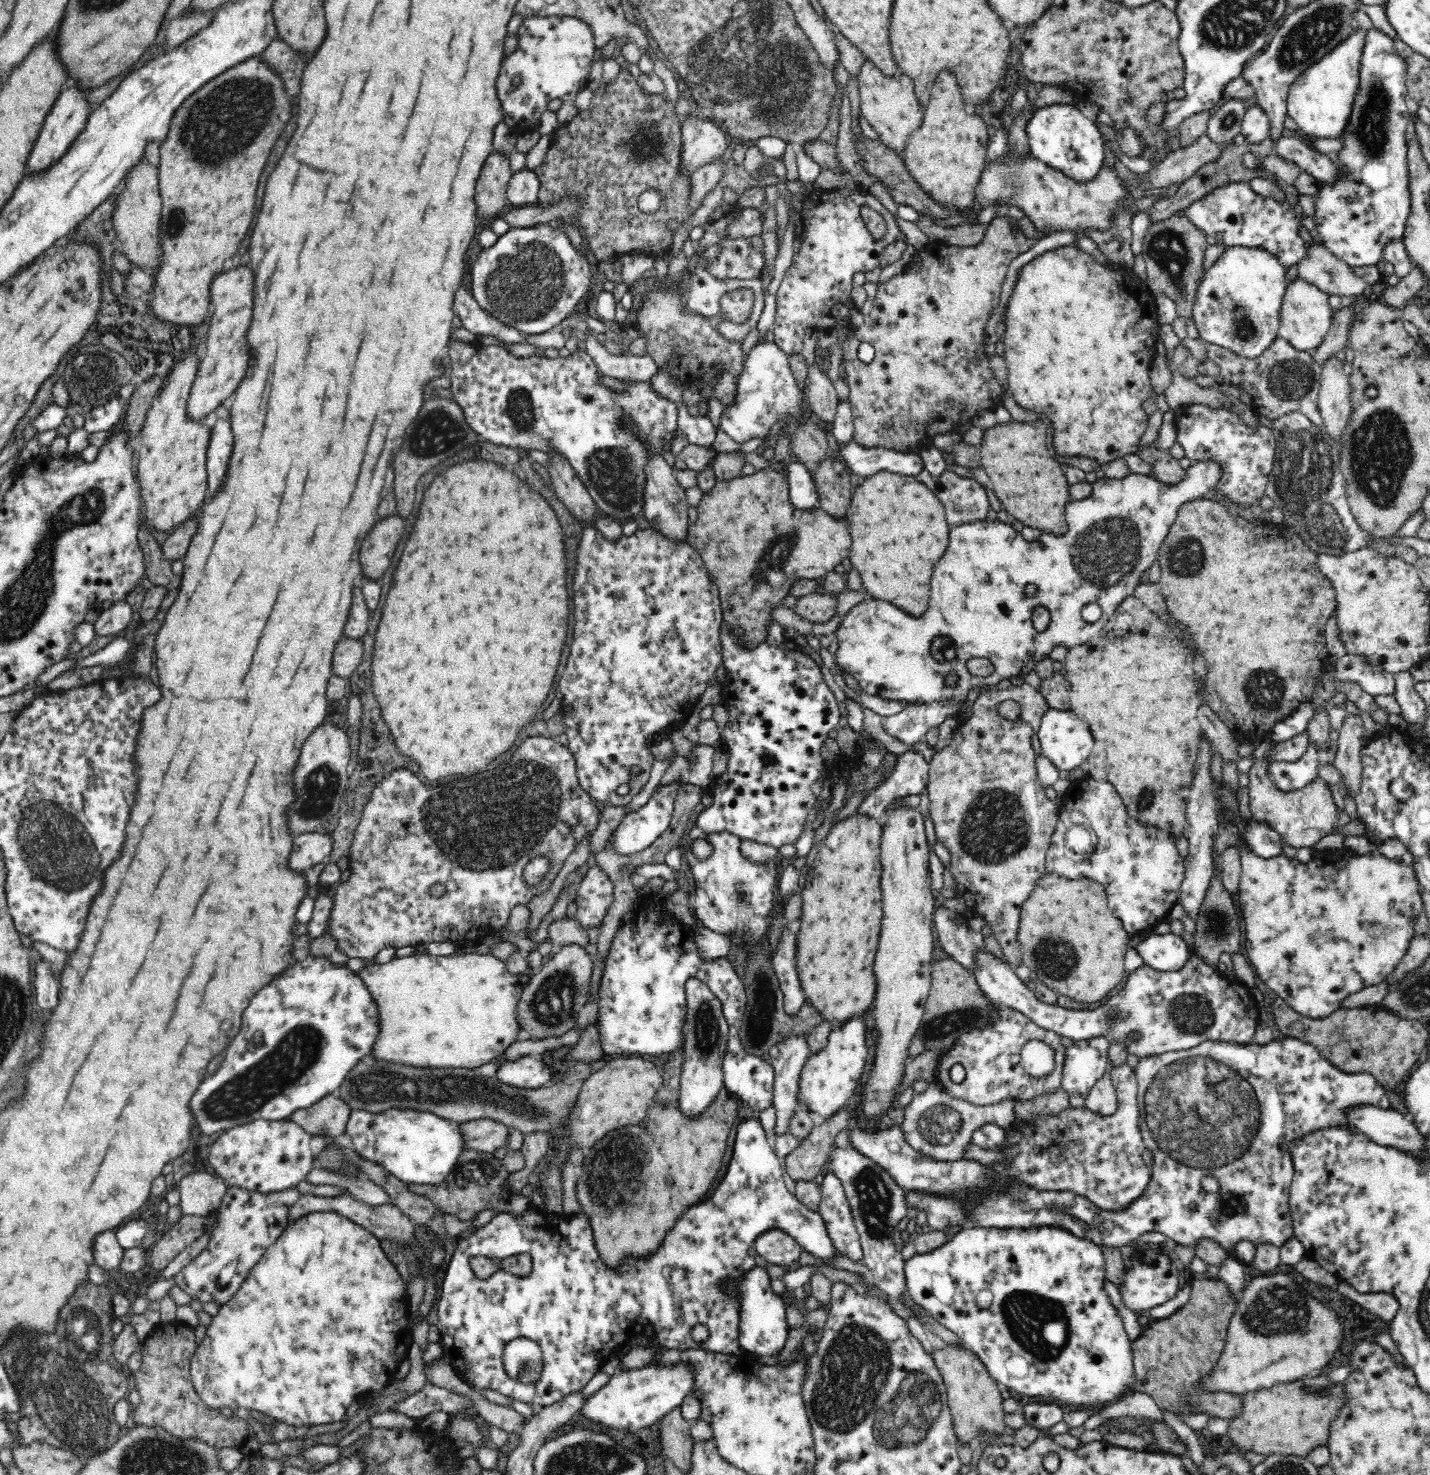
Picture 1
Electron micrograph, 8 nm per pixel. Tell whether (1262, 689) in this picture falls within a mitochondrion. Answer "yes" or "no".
yes

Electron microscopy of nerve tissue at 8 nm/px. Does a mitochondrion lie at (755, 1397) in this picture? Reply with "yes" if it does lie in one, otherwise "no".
no

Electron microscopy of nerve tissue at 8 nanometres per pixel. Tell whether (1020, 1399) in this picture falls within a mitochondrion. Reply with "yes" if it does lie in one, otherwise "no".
no

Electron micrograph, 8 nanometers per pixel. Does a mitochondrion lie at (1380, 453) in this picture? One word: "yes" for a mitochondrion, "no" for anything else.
yes

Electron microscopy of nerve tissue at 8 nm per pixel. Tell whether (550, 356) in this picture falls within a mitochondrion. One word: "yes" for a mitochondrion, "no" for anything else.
no

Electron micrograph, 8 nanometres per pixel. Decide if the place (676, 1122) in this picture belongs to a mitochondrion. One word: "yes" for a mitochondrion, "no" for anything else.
no

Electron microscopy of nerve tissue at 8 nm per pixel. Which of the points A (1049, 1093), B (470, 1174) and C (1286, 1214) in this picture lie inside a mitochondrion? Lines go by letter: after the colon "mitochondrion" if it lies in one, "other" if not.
A: other
B: mitochondrion
C: other

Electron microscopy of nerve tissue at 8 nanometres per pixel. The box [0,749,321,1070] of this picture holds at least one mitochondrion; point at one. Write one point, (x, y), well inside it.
(57, 849)

